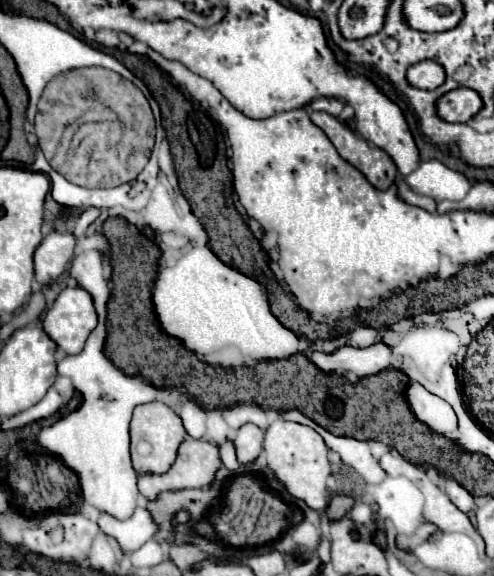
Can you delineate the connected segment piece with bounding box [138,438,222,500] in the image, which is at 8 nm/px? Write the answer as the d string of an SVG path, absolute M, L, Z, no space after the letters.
M188 438L182 442L182 446L178 450L178 458L166 474L160 474L160 476L142 474L142 476L138 476L138 490L146 500L156 500L160 496L160 492L168 492L168 490L174 492L174 490L184 490L184 488L210 488L220 466L222 466L222 460L218 456L216 446L212 446L204 440Z

